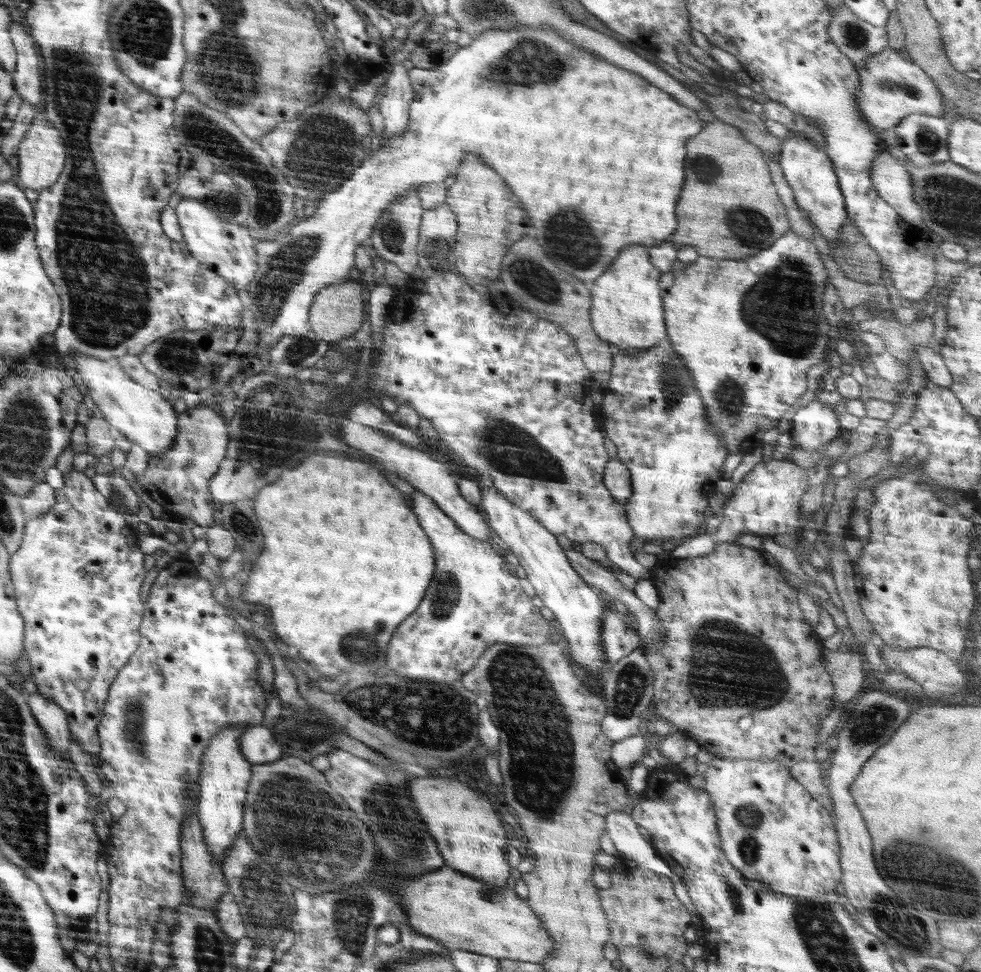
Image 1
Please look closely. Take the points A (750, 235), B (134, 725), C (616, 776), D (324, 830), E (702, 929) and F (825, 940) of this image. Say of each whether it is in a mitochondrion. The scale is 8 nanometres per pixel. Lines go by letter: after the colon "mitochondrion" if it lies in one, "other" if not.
A: mitochondrion
B: mitochondrion
C: other
D: mitochondrion
E: other
F: mitochondrion

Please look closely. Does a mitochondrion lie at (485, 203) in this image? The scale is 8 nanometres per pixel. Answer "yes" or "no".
no

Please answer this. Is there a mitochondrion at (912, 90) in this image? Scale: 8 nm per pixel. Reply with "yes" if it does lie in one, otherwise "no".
yes

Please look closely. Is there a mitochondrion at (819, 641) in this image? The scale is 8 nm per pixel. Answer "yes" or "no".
no

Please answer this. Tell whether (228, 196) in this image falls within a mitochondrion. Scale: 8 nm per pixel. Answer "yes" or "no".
yes

